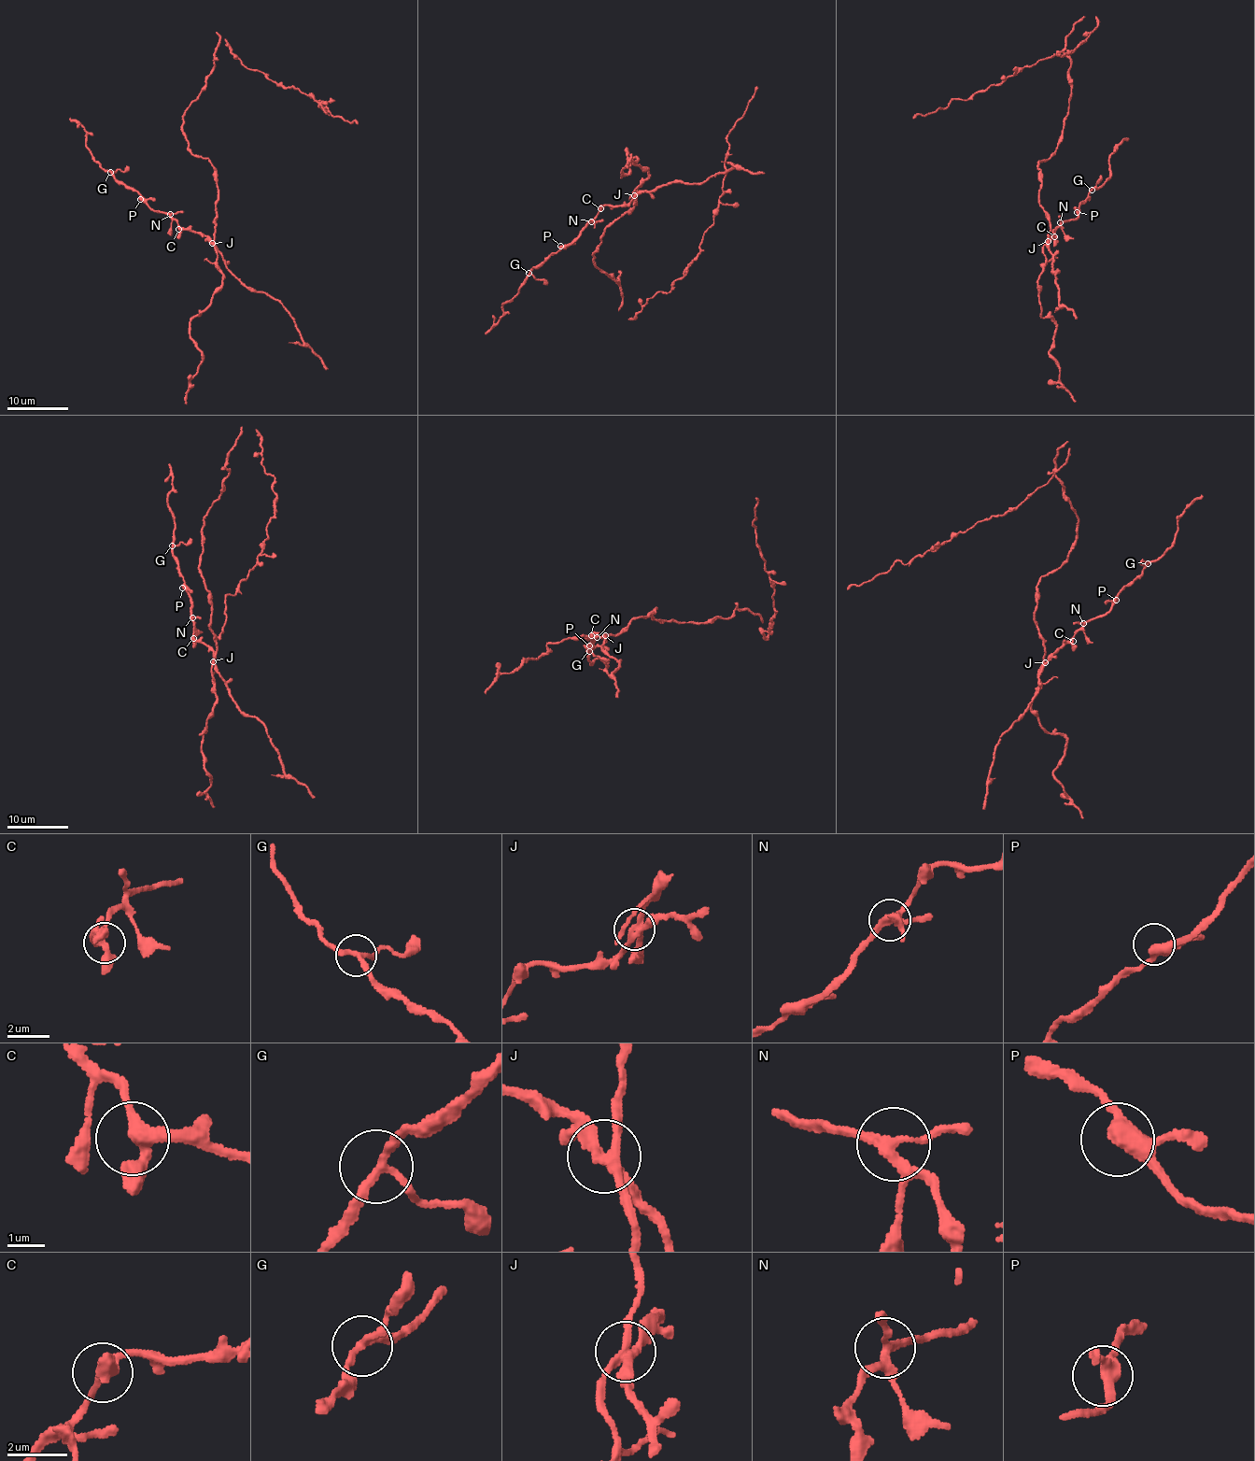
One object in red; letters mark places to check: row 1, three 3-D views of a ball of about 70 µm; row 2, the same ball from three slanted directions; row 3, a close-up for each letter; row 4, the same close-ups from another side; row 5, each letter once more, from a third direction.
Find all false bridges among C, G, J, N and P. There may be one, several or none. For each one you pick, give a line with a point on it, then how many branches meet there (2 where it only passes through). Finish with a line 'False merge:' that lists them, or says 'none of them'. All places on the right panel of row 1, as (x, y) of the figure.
J: at (1048, 241); 4 branches meet
False merge: J

